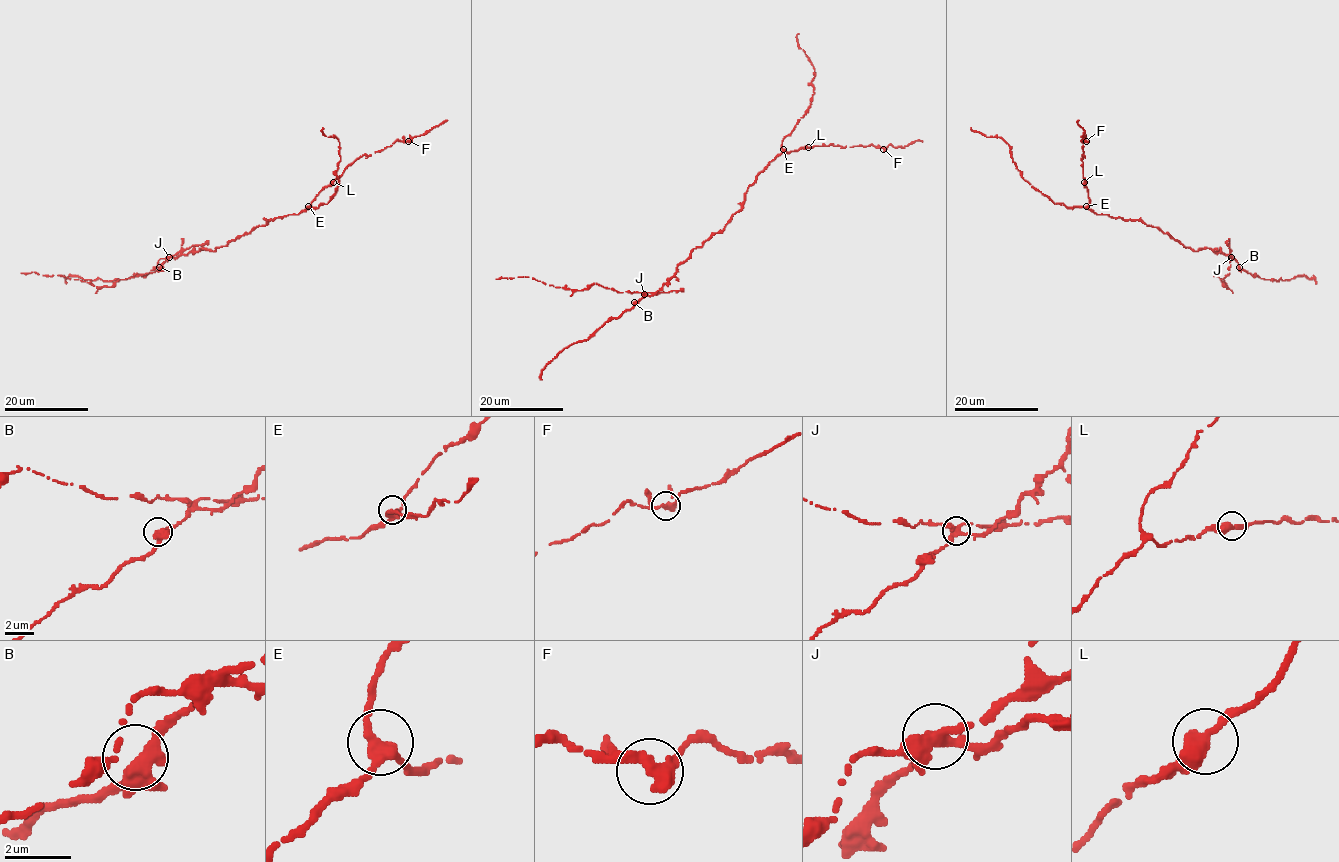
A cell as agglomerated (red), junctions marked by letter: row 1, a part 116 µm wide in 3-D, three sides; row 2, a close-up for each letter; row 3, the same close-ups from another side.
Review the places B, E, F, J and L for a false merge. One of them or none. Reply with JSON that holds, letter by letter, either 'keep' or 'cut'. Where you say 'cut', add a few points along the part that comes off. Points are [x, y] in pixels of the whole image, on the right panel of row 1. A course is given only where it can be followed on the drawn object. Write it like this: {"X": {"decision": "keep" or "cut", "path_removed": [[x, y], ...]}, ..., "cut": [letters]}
{"B": {"decision": "keep"}, "E": {"decision": "keep"}, "F": {"decision": "keep"}, "J": {"decision": "cut", "path_removed": [[1231, 256], [1229, 274], [1220, 279], [1227, 287], [1223, 279], [1214, 276], [1216, 273]]}, "L": {"decision": "keep"}, "cut": ["J"]}

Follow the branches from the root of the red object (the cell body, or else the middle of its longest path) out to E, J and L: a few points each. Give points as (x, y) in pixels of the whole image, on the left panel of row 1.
E: (244, 235), (255, 227), (264, 226), (269, 220), (298, 214), (308, 206)
J: (244, 235), (214, 251), (201, 248), (176, 257), (170, 256)
L: (244, 235), (255, 227), (264, 226), (269, 220), (305, 211), (318, 192), (333, 182)

